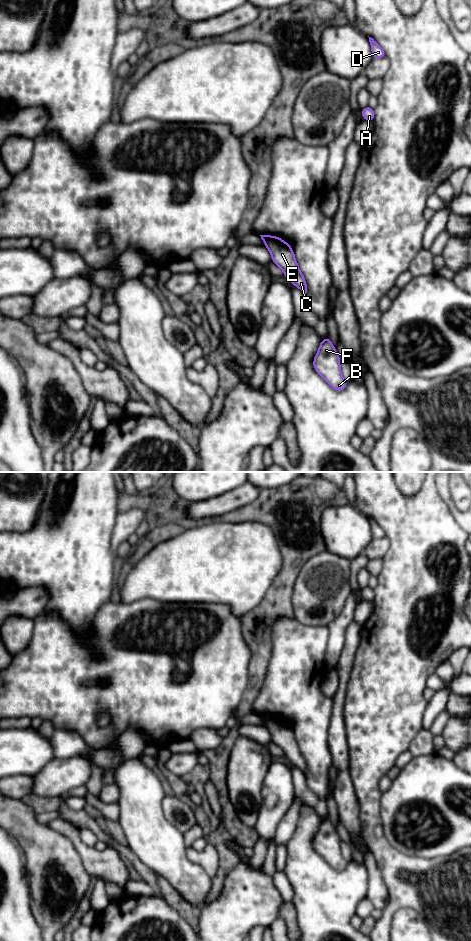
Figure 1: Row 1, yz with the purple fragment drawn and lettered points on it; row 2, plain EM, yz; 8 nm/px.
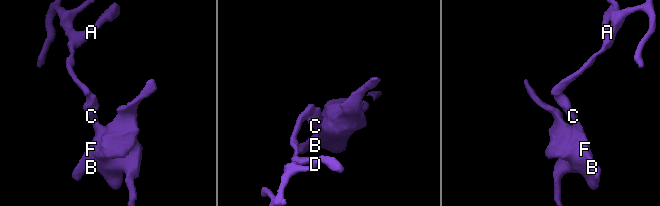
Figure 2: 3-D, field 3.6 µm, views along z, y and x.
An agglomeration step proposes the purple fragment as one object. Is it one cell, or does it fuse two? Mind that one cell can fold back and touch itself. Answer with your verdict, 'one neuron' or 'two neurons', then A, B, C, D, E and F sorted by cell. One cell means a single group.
two neurons; A D / B C E F

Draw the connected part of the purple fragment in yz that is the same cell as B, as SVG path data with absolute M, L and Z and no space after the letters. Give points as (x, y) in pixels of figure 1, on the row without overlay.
M322 819L319 829L313 839L315 851L336 871L343 871L347 862L345 861L340 847L340 837L335 830L331 820Z

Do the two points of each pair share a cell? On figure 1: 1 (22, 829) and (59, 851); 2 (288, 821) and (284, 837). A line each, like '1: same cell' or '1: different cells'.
1: same cell
2: same cell

